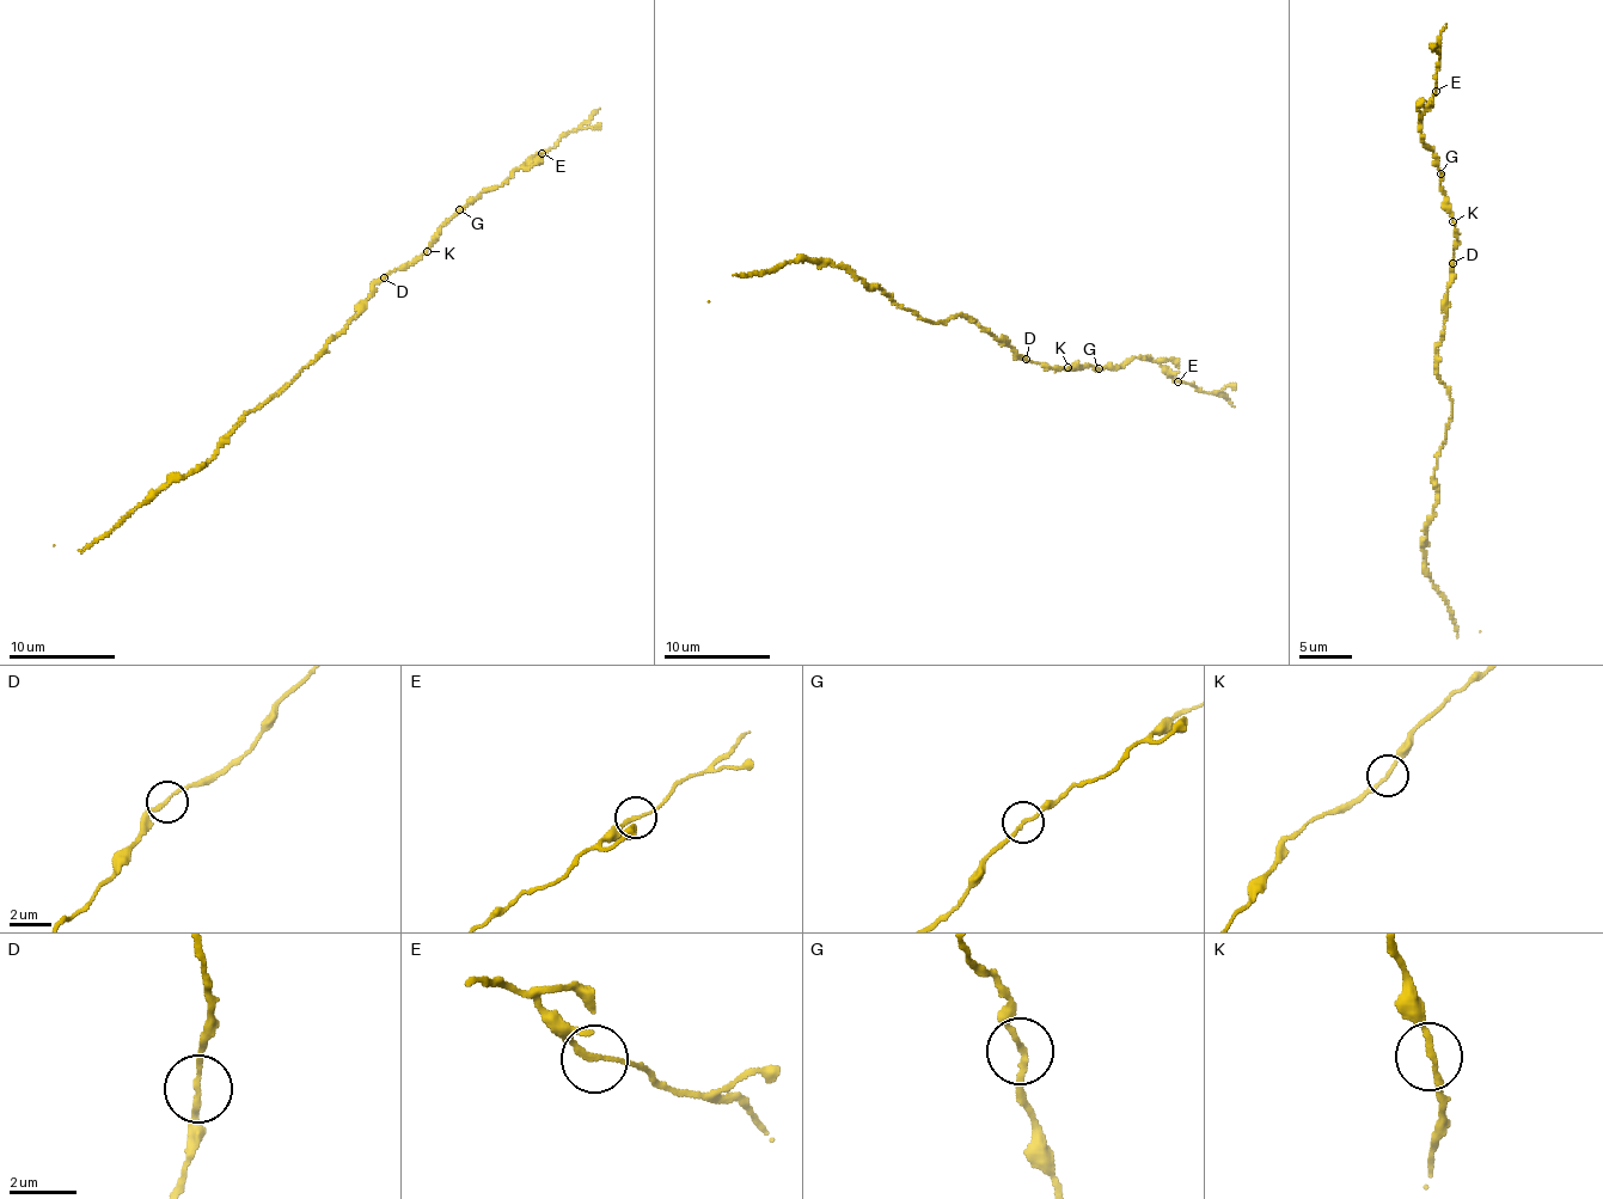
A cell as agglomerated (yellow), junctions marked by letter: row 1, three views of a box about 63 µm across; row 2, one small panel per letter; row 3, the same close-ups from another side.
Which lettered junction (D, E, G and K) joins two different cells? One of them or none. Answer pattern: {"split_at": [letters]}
{"split_at": []}

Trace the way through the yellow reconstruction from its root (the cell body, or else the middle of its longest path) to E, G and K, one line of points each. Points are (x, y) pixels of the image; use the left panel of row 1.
E: (331, 338), (358, 312), (377, 282), (392, 271), (408, 268), (444, 225), (483, 191), (500, 187), (542, 153)
G: (331, 338), (358, 312), (371, 288), (392, 271), (408, 268), (459, 209)
K: (331, 338), (358, 312), (377, 282), (392, 271), (414, 265), (427, 251)

